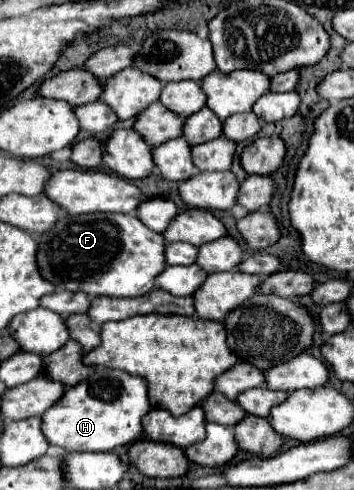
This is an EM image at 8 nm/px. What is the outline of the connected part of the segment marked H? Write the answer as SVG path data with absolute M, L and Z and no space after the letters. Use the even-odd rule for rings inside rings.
M97 367L85 381L65 389L63 397L41 415L41 431L49 445L57 445L67 453L113 451L141 437L141 417L149 409L147 383L143 379L117 369Z

